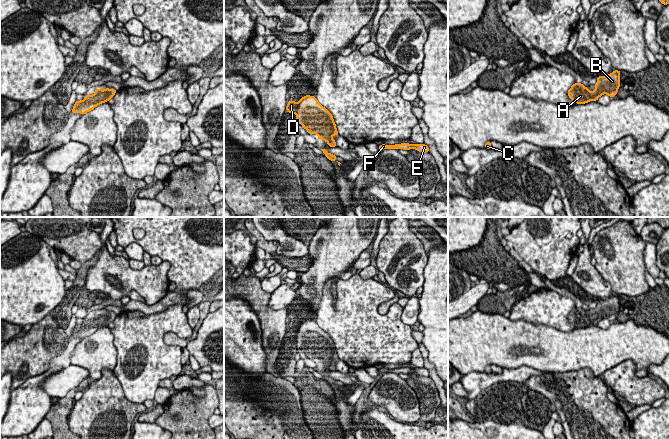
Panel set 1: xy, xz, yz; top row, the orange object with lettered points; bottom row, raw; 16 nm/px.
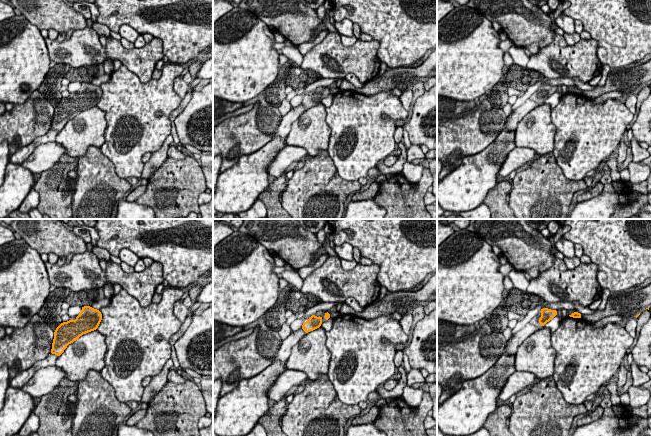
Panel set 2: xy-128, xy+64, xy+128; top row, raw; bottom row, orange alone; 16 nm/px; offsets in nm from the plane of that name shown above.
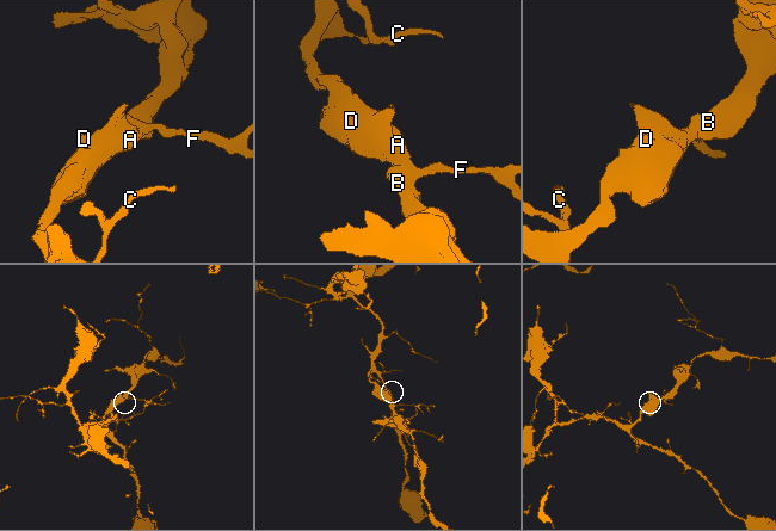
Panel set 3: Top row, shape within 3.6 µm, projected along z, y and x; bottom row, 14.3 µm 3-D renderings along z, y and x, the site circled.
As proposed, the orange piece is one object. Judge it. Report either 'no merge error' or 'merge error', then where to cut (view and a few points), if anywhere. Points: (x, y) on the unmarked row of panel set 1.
no merge error | no cut

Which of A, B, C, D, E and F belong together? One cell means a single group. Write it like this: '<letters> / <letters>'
A B C D E F

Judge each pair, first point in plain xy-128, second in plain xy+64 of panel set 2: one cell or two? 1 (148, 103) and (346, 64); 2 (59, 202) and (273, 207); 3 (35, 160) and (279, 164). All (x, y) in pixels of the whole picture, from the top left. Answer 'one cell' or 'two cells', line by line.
1: two cells
2: one cell
3: one cell

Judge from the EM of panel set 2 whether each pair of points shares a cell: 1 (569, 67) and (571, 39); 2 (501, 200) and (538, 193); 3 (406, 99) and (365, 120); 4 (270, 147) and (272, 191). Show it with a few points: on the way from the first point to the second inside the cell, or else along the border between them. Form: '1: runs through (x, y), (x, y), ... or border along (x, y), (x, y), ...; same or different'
1: border along (562, 35), (570, 45), (580, 40); different
2: border along (512, 183), (508, 196), (508, 206), (510, 208); different
3: border along (399, 97), (402, 106), (407, 111); different
4: border along (270, 183), (257, 197); different

